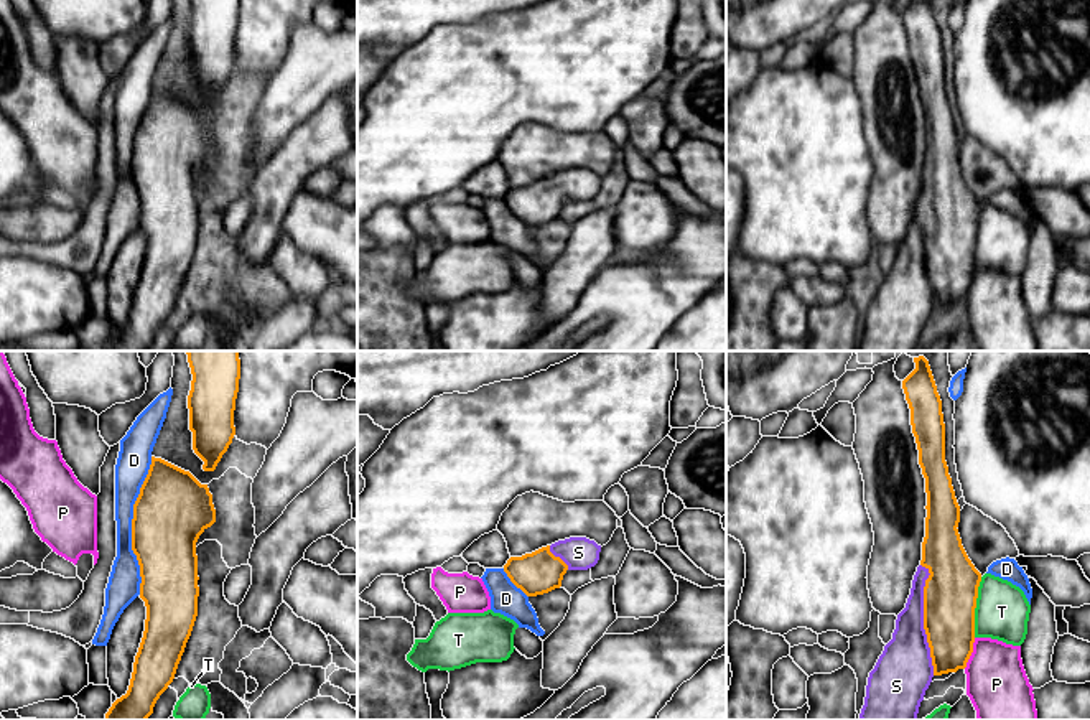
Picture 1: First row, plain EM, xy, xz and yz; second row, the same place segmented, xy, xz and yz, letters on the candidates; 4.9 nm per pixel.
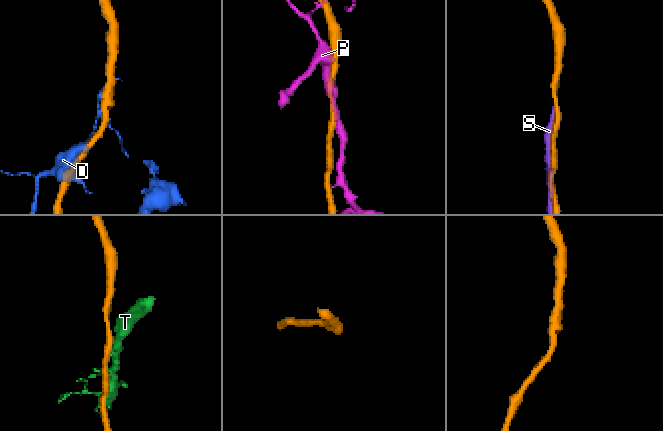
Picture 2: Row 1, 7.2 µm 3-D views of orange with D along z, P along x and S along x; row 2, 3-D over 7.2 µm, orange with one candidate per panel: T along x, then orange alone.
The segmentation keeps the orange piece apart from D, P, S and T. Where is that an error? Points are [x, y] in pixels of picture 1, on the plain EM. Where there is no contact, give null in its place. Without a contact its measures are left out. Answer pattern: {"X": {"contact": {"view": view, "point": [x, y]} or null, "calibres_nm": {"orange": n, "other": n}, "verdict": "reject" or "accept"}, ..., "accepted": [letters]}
{"D": {"contact": {"view": "xy", "point": [132, 157]}, "calibres_nm": {"orange": 360, "other": 140}, "verdict": "reject"}, "P": {"contact": {"view": "yz", "point": [972, 282]}, "calibres_nm": {"orange": 260, "other": 300}, "verdict": "reject"}, "S": {"contact": {"view": "yz", "point": [924, 251]}, "calibres_nm": {"orange": 260, "other": 260}, "verdict": "accept"}, "T": {"contact": {"view": "yz", "point": [975, 238]}, "calibres_nm": {"orange": 260, "other": 260}, "verdict": "reject"}, "accepted": ["S"]}

